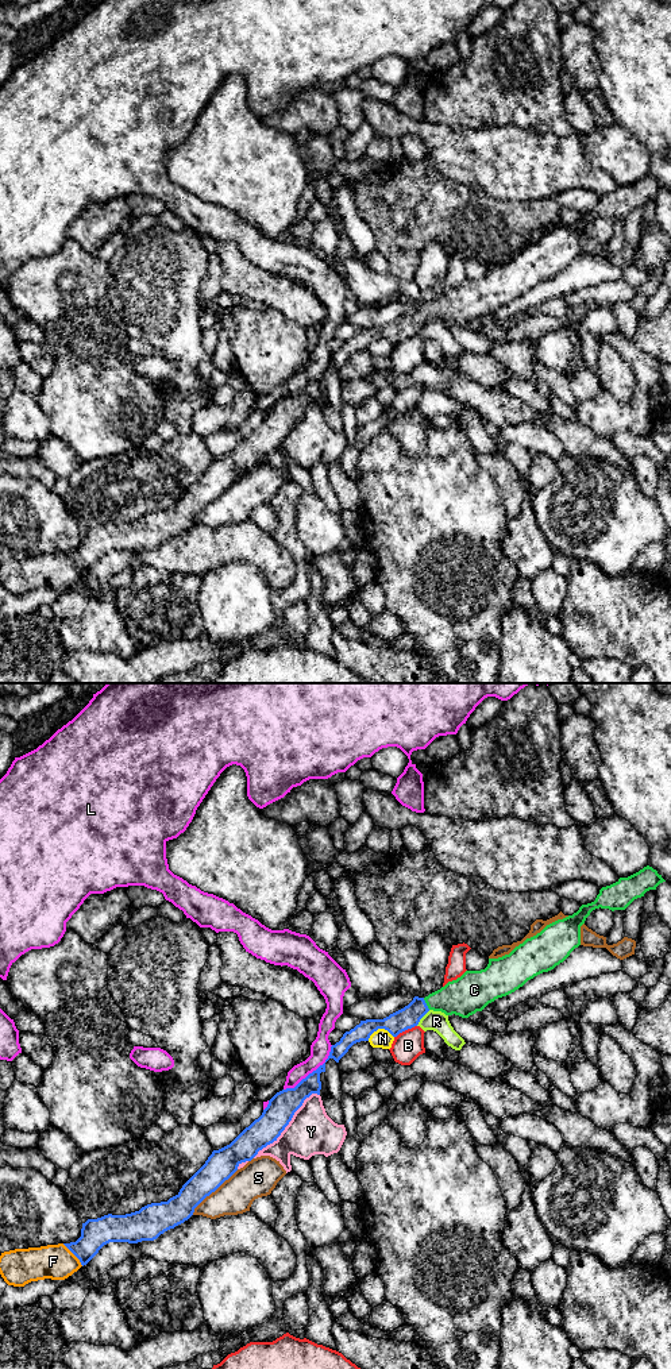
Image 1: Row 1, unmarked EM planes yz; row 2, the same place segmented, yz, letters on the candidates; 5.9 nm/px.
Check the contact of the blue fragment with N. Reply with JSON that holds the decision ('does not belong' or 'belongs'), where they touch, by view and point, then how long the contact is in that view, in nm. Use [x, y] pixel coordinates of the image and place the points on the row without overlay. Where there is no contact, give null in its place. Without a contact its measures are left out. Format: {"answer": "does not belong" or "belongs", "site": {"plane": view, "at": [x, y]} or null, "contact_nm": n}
{"answer": "does not belong", "site": {"plane": "yz", "at": [380, 336]}, "contact_nm": 160}

